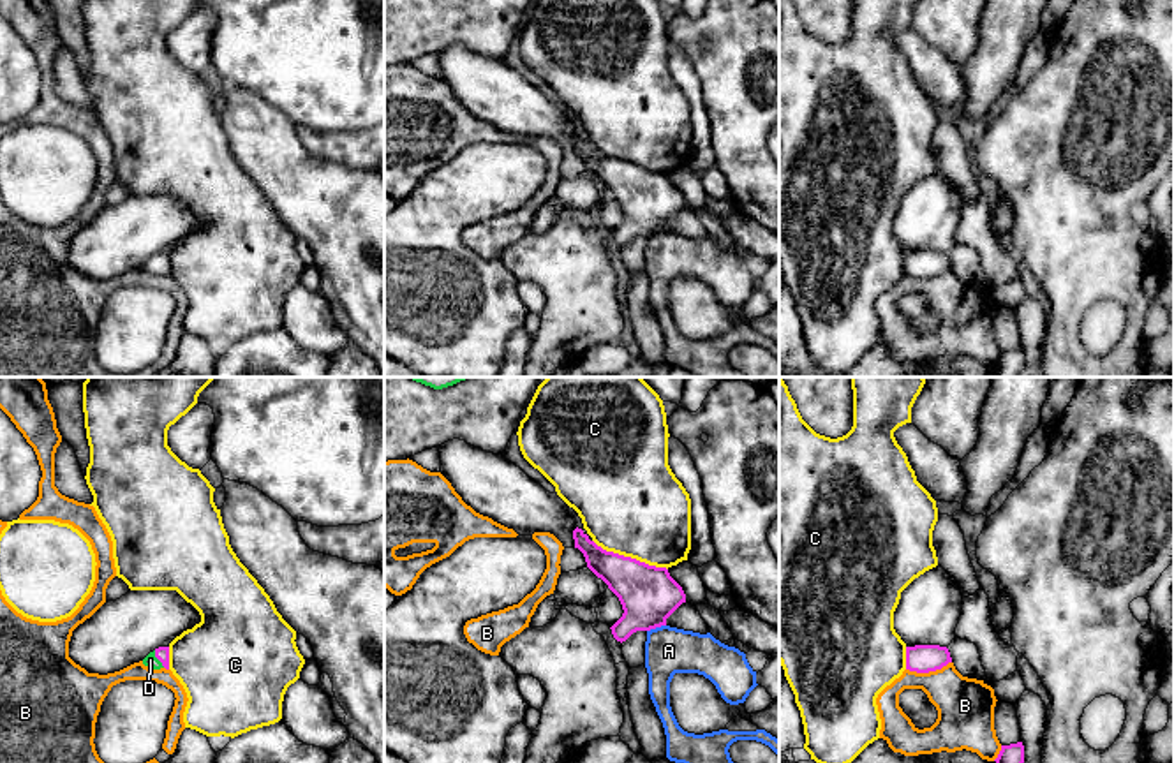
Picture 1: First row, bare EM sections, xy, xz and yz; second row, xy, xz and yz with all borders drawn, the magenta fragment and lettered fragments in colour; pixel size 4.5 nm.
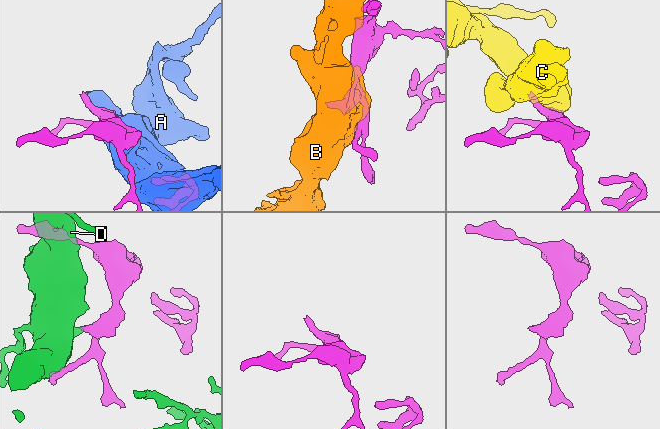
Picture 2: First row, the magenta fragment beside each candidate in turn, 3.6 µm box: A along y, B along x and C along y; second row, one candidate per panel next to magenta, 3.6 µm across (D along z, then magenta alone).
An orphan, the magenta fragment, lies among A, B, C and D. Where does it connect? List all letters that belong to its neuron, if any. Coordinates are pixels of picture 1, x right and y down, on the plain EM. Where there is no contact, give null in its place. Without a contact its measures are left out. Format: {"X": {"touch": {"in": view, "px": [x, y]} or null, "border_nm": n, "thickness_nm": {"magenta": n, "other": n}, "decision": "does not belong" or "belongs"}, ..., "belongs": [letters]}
{"A": {"touch": {"in": "xz", "px": [656, 231]}, "border_nm": 90, "thickness_nm": {"magenta": 260, "other": 220}, "decision": "does not belong"}, "B": {"touch": {"in": "yz", "px": [928, 277]}, "border_nm": 220, "thickness_nm": {"magenta": 130, "other": 260}, "decision": "does not belong"}, "C": {"touch": {"in": "xz", "px": [630, 162]}, "border_nm": 380, "thickness_nm": {"magenta": 260, "other": 480}, "decision": "does not belong"}, "D": {"touch": {"in": "xy", "px": [157, 263]}, "border_nm": 90, "thickness_nm": {"magenta": 60, "other": 60}, "decision": "belongs"}, "belongs": ["D"]}

